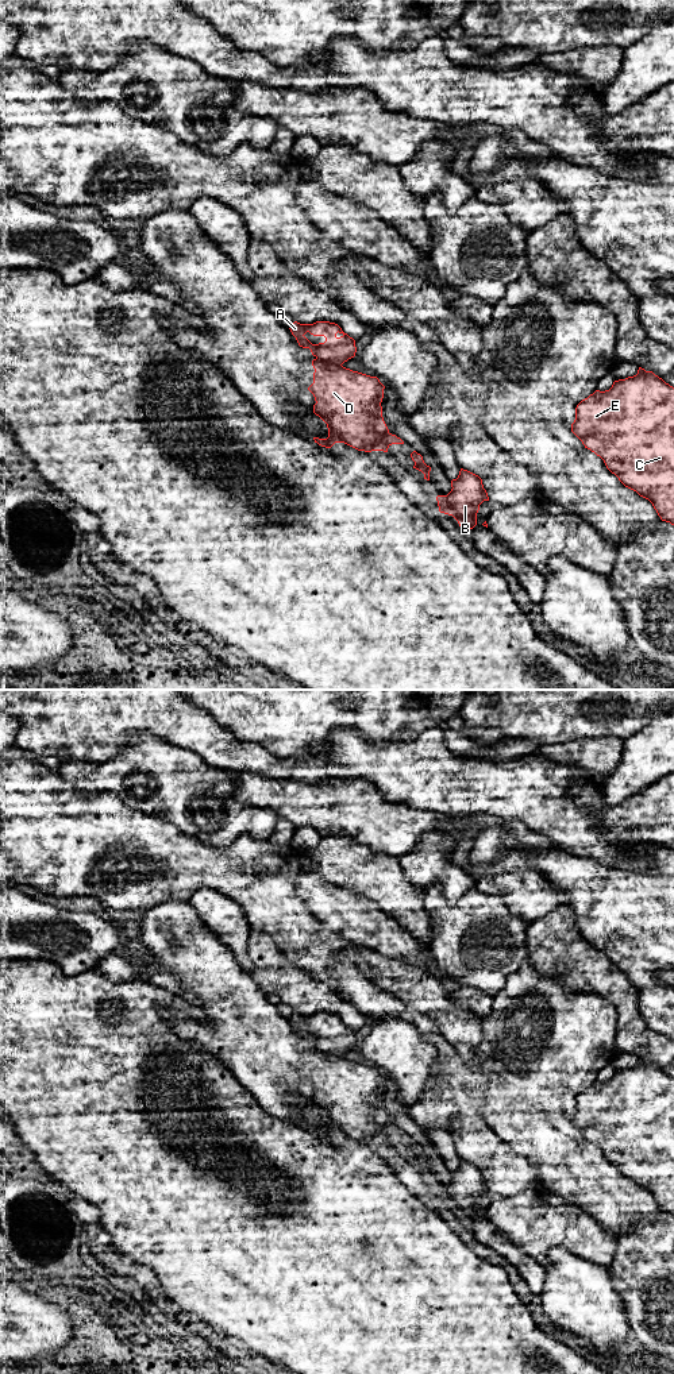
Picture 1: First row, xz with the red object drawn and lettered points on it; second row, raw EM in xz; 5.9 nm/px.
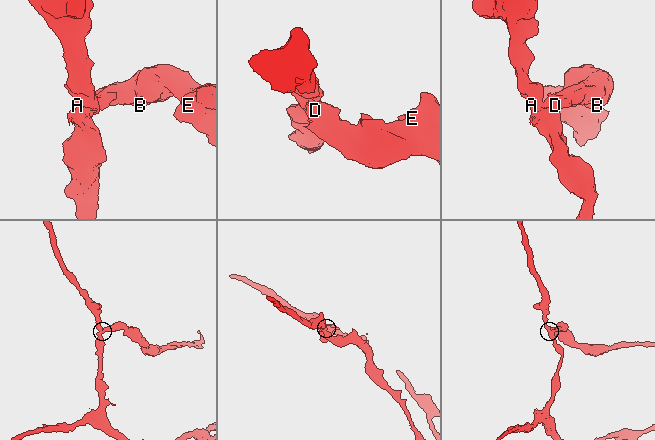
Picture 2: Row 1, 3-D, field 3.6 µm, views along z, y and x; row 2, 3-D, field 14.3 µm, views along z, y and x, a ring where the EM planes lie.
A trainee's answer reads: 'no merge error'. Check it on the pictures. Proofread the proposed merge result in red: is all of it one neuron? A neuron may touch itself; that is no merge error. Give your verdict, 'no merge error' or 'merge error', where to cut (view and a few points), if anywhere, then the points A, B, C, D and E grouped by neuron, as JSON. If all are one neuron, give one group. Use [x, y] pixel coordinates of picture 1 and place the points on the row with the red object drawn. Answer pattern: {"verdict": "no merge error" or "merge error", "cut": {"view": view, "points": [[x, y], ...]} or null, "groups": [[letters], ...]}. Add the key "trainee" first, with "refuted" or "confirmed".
{"trainee": "refuted", "verdict": "merge error", "cut": {"view": "xz", "points": [[316, 356], [341, 366]]}, "groups": [["A"], ["B", "C", "D", "E"]]}

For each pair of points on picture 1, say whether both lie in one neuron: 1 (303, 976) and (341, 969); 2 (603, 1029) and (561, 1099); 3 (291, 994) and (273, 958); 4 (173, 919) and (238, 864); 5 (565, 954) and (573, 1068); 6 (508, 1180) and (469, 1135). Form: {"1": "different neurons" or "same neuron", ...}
{"1": "different neurons", "2": "same neuron", "3": "same neuron", "4": "different neurons", "5": "different neurons", "6": "same neuron"}

